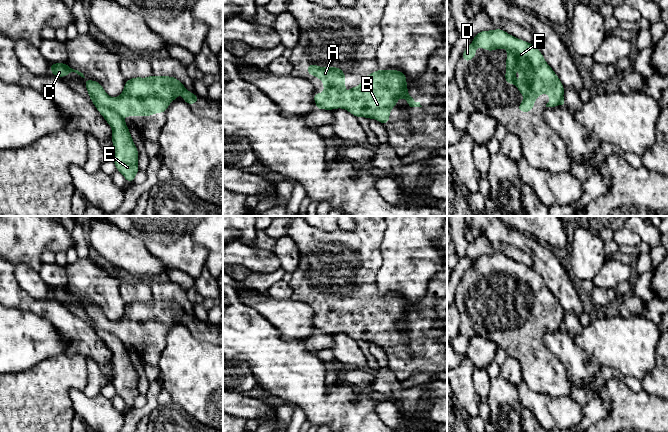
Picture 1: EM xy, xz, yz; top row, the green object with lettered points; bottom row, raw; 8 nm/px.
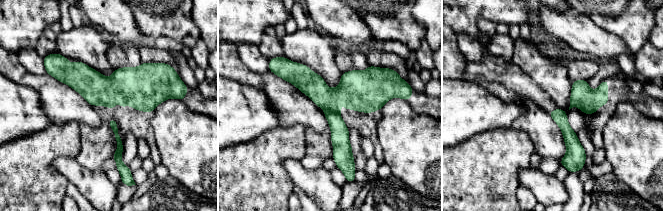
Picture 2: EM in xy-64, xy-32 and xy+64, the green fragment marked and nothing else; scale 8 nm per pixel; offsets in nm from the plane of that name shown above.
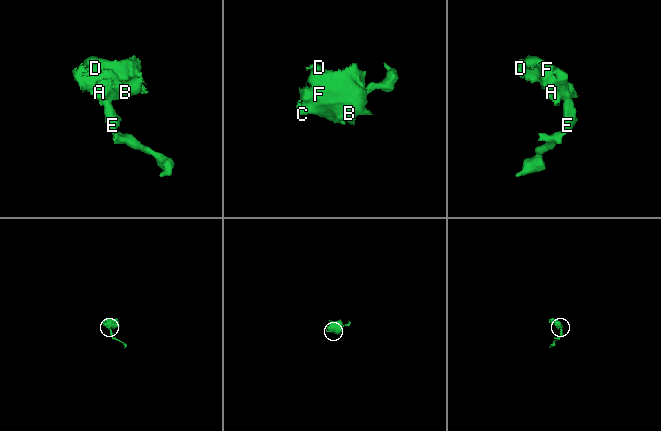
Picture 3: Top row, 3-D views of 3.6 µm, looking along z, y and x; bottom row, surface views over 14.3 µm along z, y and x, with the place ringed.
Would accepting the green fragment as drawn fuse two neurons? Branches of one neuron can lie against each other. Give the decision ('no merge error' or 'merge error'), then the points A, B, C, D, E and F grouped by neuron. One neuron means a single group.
merge error; A B C D F / E

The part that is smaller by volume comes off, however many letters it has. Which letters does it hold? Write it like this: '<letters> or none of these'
E

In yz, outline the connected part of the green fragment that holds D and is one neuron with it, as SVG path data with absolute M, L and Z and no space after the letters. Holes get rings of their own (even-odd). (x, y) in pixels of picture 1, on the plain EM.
M494 253L492 255L483 254L473 261L472 267L466 271L462 278L462 284L469 287L476 279L474 267L477 268L479 273L485 272L492 278L493 273L507 272L506 282L506 297L505 306L512 308L518 315L525 321L525 323L518 329L519 336L529 336L534 333L534 326L540 318L547 317L551 324L546 328L546 331L555 331L560 328L563 323L565 312L562 309L559 301L555 298L552 292L546 287L543 278L536 273L533 268L524 264L517 263L516 261L508 258L502 253ZM520 292L520 309L518 310L515 305L515 293Z

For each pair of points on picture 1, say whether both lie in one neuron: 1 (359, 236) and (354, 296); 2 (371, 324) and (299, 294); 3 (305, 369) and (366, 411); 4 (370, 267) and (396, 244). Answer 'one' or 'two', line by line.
1: one
2: one
3: one
4: two

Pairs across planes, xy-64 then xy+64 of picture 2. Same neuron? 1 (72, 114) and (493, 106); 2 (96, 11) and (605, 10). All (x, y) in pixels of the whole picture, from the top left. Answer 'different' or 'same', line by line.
1: different
2: different

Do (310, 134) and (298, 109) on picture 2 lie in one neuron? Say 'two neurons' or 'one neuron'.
two neurons

